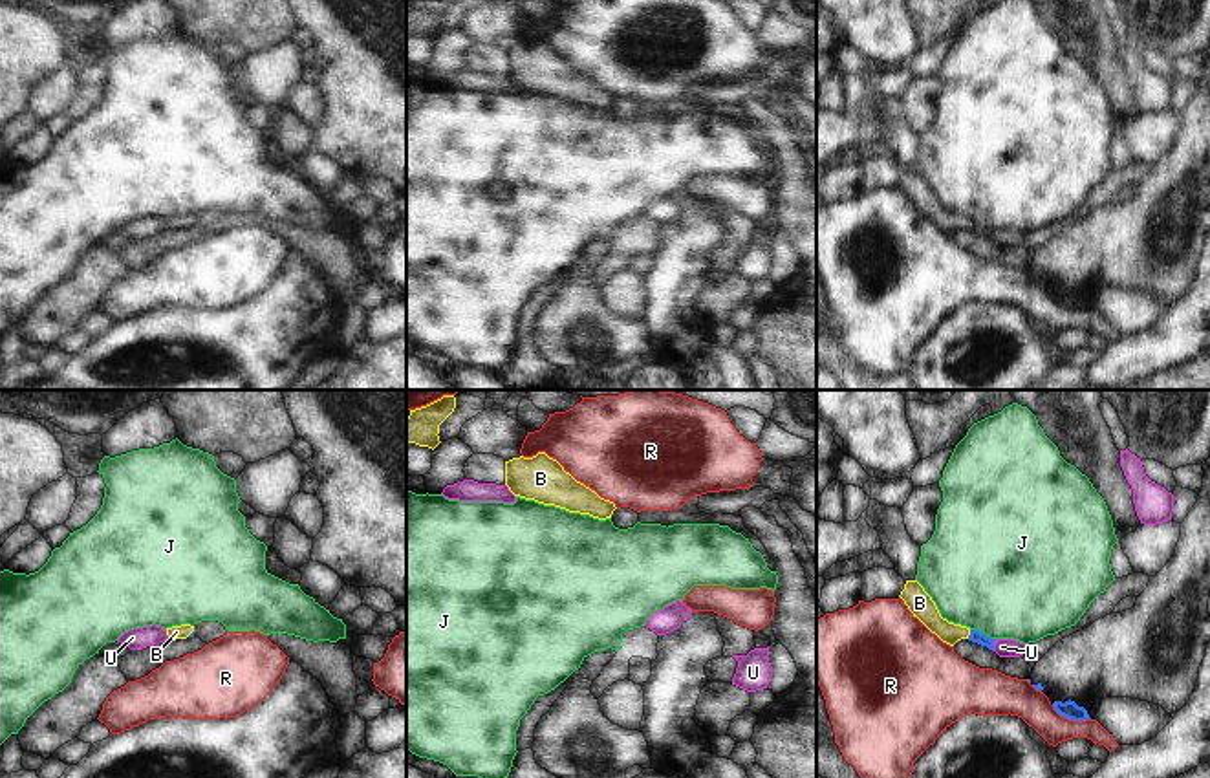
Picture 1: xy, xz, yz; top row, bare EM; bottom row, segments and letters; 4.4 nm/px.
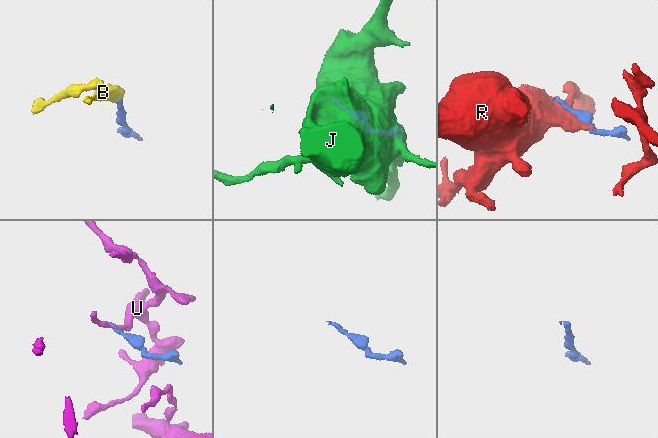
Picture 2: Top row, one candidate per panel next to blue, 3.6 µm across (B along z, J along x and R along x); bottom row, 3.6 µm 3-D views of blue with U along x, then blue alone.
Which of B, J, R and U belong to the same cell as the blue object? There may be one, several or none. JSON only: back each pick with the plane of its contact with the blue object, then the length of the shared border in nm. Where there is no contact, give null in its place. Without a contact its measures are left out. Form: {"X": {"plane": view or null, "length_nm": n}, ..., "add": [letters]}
{"B": {"plane": "yz", "length_nm": 40}, "add": ["B"]}

